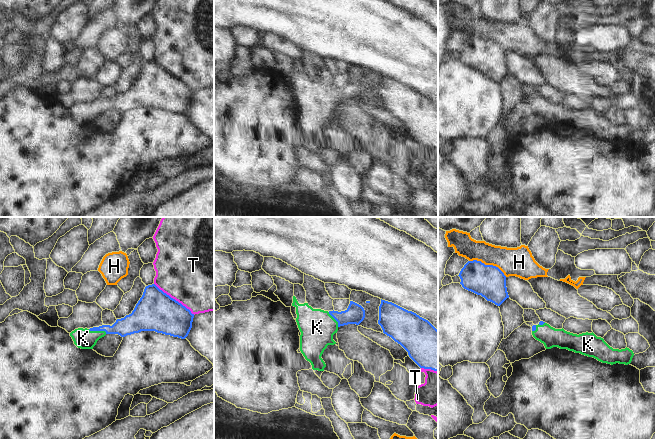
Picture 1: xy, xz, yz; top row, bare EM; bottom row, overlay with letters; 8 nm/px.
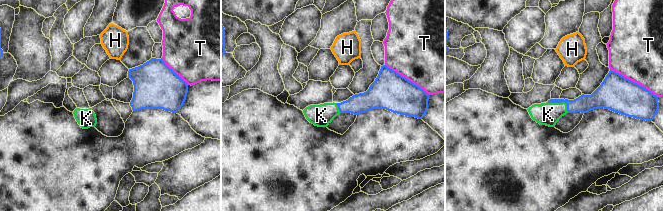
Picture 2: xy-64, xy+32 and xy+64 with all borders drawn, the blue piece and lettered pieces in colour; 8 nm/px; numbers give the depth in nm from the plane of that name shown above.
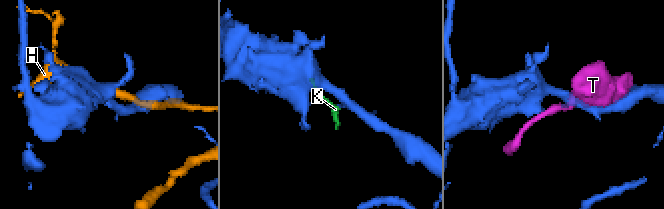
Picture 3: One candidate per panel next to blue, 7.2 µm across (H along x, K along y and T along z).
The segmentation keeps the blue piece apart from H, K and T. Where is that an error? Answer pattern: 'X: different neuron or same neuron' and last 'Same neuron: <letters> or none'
H: different neuron
K: same neuron
T: different neuron
Same neuron: K

